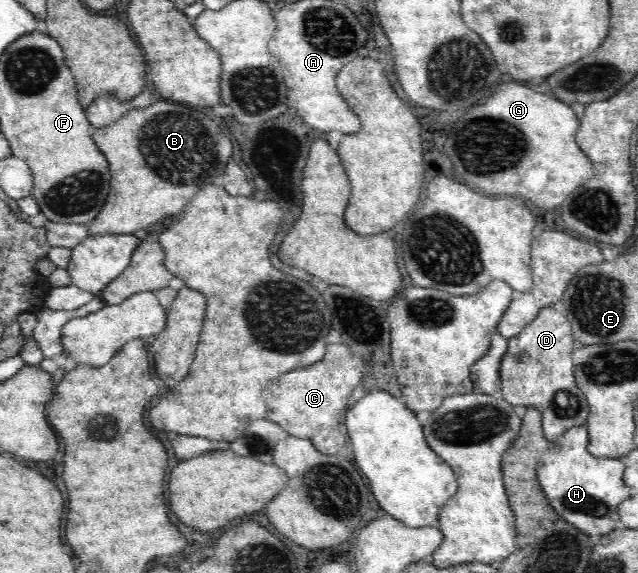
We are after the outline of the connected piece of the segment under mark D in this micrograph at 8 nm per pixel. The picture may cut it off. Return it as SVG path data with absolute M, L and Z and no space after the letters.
M552 306L543 307L540 313L518 335L509 338L504 355L500 358L498 373L500 376L501 395L510 404L535 407L542 414L542 429L545 438L555 442L567 429L586 426L589 416L589 405L586 396L576 385L574 377L573 333L570 331L565 311L557 311Z

